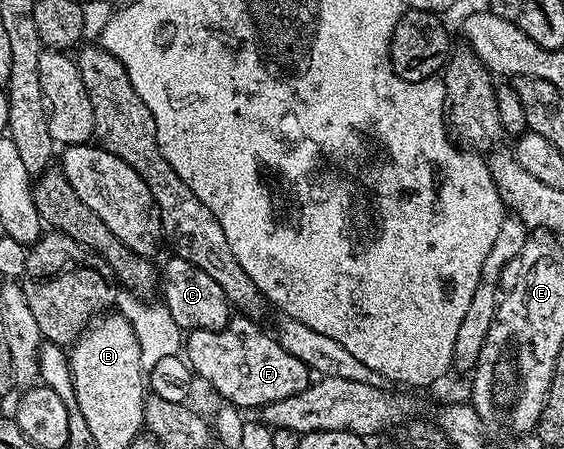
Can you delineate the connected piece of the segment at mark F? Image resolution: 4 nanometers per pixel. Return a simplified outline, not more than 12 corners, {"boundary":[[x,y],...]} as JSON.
{"boundary":[[253,319],[192,331],[193,374],[227,404],[264,409],[311,370]]}

